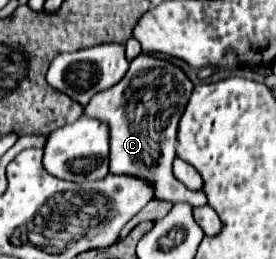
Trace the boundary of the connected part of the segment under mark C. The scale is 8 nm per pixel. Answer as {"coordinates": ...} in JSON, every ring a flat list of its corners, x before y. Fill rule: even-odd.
{"coordinates":[[141,53,139,57,135,57,131,61,129,71,125,73,125,77,117,85,97,93,89,101,89,105,85,107,85,117,105,121,111,129,111,173,117,173,117,175,131,173,131,175,149,179,155,185,155,197,157,199,165,199,165,201,171,201,171,203,187,201,193,207,203,207,203,205,207,205,205,193,189,191,181,181,177,181,173,177,173,171,171,171,171,165,173,165,173,159,175,159,177,123,179,123,183,109,185,109,185,105,191,97,191,91,193,91,193,83,177,65,173,65,167,59,159,59,159,57]]}

